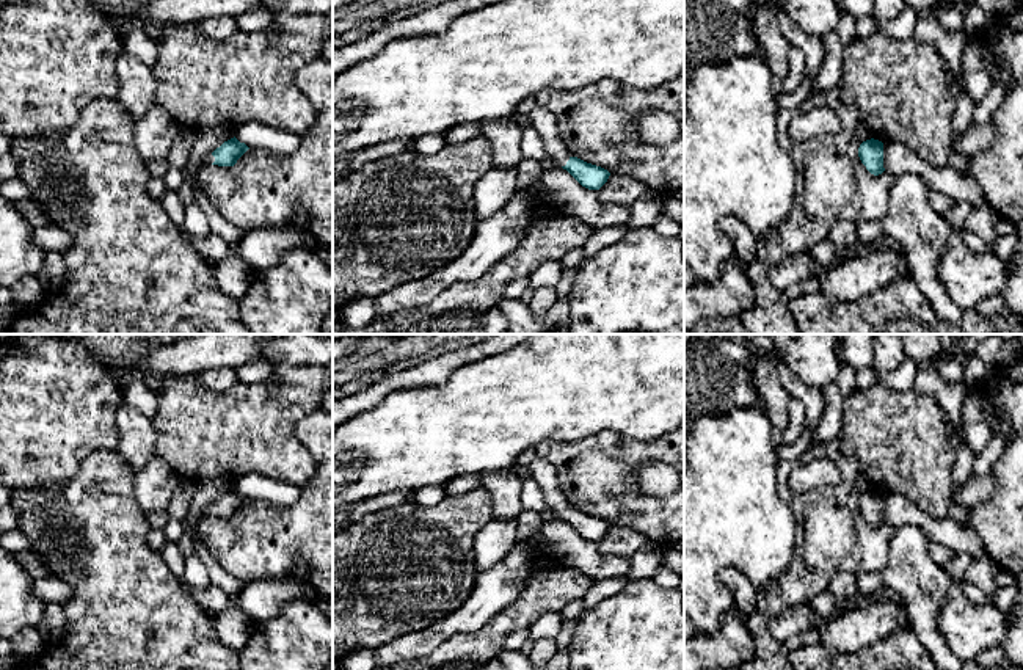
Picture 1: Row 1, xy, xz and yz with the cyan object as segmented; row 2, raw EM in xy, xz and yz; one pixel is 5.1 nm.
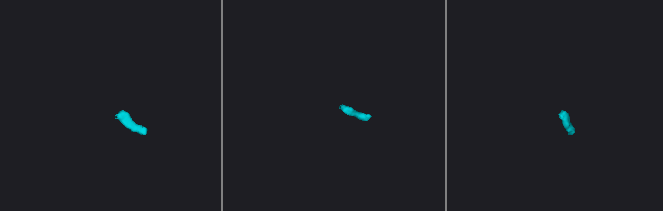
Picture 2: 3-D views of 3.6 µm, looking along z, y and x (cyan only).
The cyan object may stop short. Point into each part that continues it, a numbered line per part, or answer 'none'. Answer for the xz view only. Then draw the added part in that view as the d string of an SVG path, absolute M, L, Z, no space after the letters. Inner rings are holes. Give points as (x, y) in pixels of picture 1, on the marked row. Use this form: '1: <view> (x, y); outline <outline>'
1: xz (542, 120); outline M537 105L529 115L529 127L533 127L544 146L546 155L557 166L565 166L571 154L562 135L559 133L559 118L544 107Z

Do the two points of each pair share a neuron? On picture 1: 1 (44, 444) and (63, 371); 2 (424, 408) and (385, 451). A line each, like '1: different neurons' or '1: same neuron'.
1: same neuron
2: same neuron

